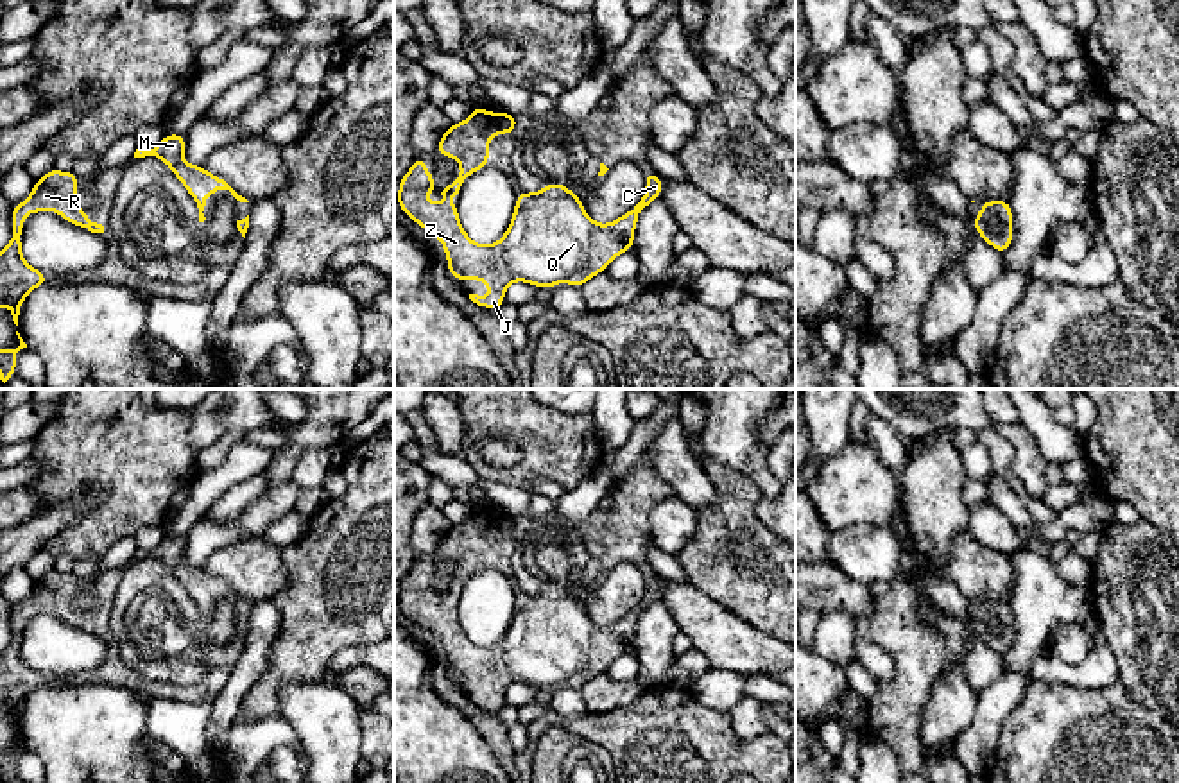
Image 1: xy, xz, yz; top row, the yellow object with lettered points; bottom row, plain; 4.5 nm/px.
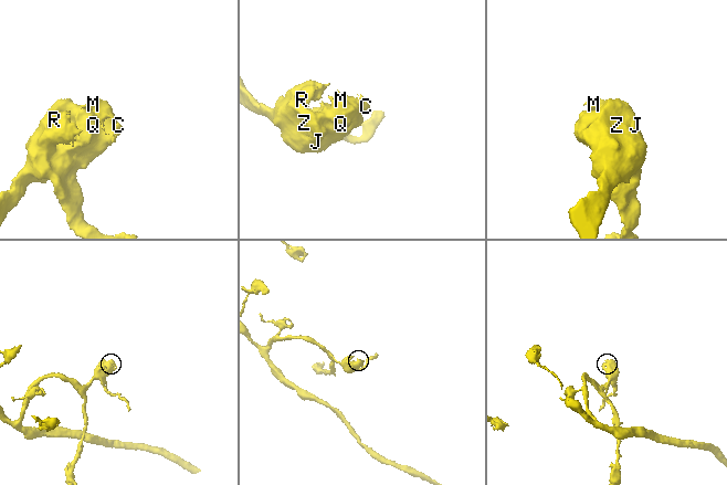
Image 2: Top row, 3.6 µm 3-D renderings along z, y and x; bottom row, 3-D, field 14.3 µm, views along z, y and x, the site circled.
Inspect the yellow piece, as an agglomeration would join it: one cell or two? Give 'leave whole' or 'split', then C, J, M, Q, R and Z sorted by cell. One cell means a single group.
leave whole; groups C J M Q R Z

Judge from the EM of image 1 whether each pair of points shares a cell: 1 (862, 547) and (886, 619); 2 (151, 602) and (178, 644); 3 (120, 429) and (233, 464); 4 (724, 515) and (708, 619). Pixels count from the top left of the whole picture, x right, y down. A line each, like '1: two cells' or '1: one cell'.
1: two cells
2: one cell
3: two cells
4: two cells

